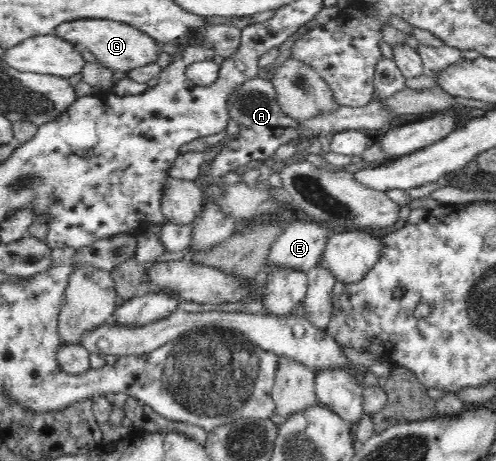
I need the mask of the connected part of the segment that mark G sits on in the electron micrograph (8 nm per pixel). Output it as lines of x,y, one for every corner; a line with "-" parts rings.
79,19
63,23
55,27
54,35
64,41
87,47
101,64
110,70
129,72
132,69
157,61
161,51
161,43
153,40
127,23
115,22
109,19

